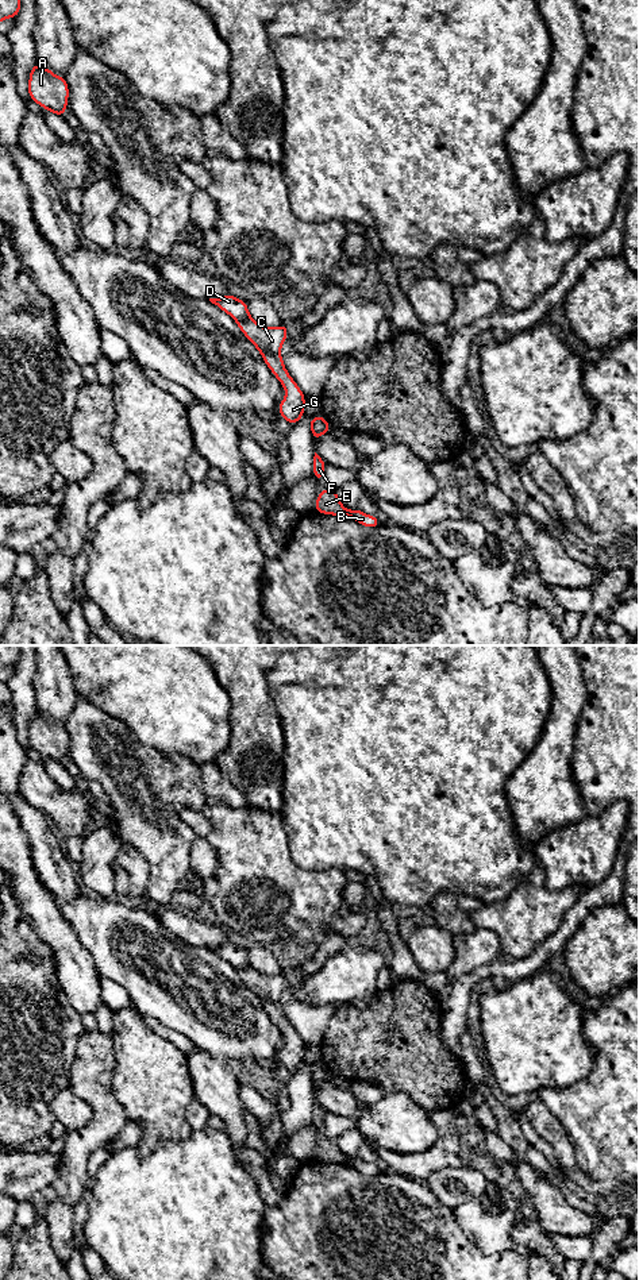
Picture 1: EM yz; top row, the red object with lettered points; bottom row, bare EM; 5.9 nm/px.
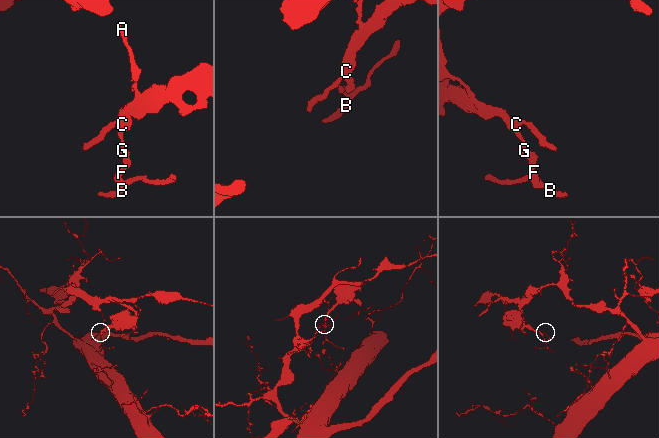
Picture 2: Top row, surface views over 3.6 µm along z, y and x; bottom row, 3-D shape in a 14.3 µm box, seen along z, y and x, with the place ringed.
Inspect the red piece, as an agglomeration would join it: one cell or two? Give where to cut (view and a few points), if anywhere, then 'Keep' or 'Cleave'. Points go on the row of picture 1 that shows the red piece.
Split along yz (277, 351), (261, 354). Cleave

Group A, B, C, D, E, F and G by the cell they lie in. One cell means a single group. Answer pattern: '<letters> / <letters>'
A B D E F G / C

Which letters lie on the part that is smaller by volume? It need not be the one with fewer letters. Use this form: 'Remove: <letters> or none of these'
Remove: C

